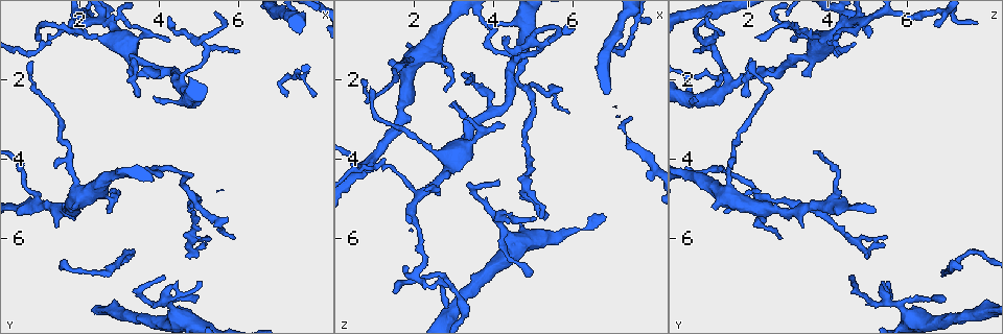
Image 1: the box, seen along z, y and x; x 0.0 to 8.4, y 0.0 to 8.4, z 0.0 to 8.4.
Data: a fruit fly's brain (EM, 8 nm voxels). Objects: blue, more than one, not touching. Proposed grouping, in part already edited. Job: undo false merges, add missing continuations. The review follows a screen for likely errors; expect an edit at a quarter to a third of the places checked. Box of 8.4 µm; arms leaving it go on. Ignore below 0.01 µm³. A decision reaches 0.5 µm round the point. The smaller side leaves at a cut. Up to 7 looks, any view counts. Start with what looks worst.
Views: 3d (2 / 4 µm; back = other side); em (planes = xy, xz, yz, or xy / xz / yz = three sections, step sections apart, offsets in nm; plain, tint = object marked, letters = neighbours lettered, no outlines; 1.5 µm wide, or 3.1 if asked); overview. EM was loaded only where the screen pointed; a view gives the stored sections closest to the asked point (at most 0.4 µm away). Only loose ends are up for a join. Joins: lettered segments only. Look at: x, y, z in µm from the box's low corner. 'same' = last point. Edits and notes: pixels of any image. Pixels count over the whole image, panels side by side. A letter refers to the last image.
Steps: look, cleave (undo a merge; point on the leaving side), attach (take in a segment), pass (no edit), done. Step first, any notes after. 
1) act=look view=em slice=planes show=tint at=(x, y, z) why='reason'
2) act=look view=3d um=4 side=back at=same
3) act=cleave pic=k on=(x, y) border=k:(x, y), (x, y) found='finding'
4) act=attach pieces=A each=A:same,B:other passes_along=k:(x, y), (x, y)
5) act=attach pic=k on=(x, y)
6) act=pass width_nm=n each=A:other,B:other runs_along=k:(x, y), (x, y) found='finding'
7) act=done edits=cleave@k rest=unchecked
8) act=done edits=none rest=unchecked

act=look view=em slice=planes show=tint at=(1.00, 5.15, 4.05) why='three-way junction'

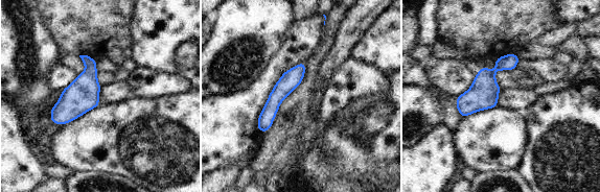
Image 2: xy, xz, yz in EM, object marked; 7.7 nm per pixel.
act=look view=em slice=planes show=letters at=same

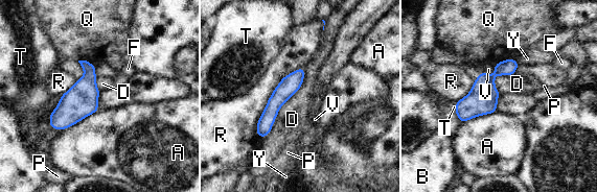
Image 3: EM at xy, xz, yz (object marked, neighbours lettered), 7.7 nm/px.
act=pass longest_contact=R:650nm each=A:other,B:other,D:other,F:other,P:other,Q:other,R:other,T:other,V:other,Y:other runs_along=3:(515, 63), (483, 86), (462, 119) found='one cell here'

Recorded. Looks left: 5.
act=look view=em slice=xz step=8 show=letters at=(1.55, 6.80, 7.35) why='thin end'

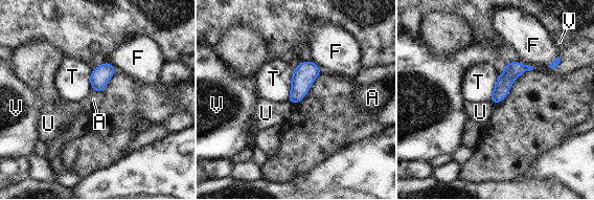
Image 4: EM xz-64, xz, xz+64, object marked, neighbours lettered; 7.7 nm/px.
act=look view=em slice=planes show=letters at=same why='cut it another way'

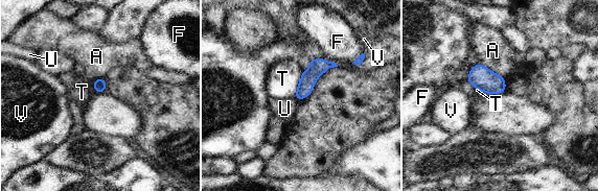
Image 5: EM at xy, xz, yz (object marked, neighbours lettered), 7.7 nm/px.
act=pass each=A:other,F:other,T:other,U:other,V:other runs_along=5:(329, 64), (307, 80), (299, 97) found='none of them fits'

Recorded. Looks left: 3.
act=look view=3d um=4 at=(0.85, 0.95, 2.15) why='thin end'

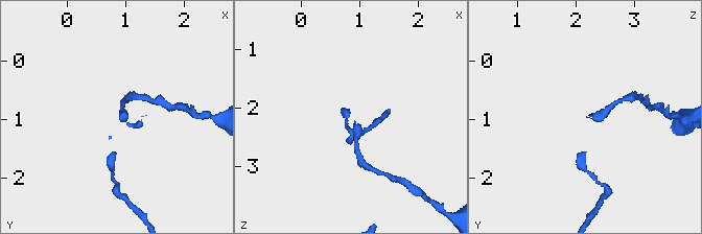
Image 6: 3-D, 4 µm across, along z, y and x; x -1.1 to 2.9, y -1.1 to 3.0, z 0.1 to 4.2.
act=look view=em slice=planes show=letters at=(0.90, 0.90, 2.15) why='shape alone is not enough'

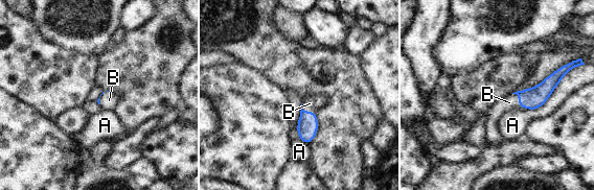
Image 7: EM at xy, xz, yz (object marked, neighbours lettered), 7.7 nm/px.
act=attach pieces=B each=A:other,B:same found='the cell continues'

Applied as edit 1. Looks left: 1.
act=done edits=attach@7 rest=unchecked

